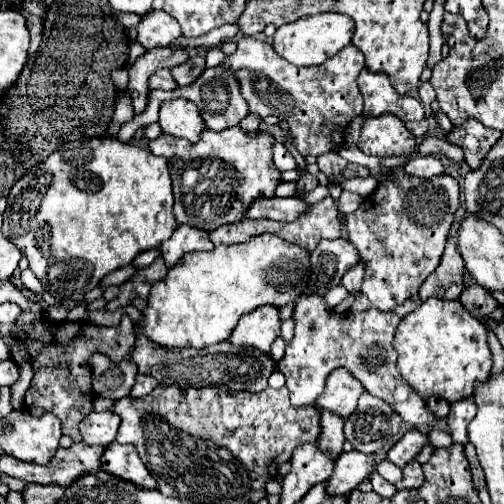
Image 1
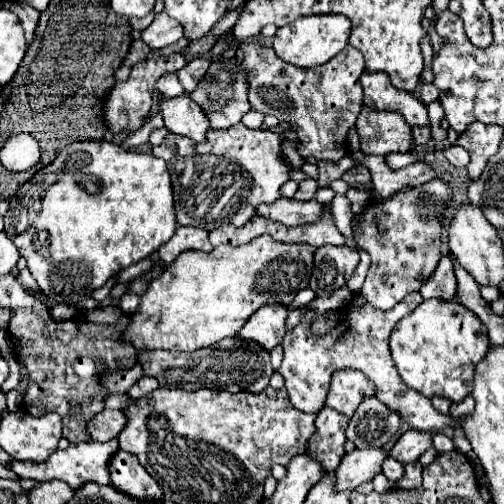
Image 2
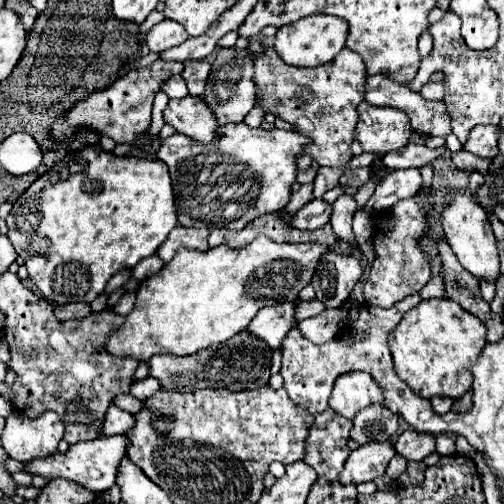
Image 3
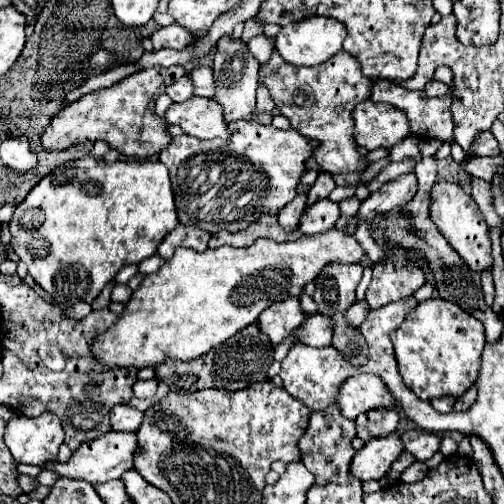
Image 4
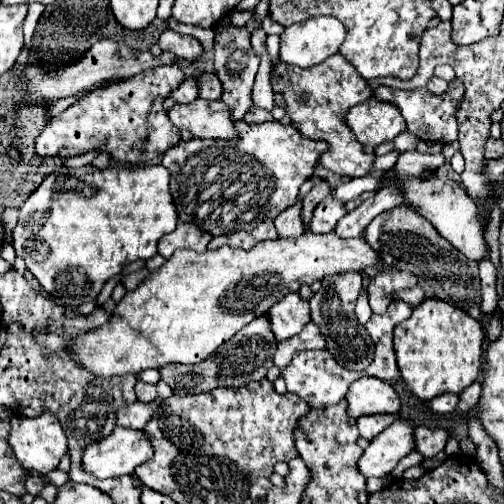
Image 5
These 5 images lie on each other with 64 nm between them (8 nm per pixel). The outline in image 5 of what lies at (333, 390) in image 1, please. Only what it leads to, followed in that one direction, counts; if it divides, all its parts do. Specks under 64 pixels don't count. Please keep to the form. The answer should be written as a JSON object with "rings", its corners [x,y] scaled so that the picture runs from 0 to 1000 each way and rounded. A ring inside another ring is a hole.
{"rings":[[[718,746],[714,754],[698,758],[687,782],[687,798],[690,798],[690,825],[698,829],[754,821],[754,817],[790,821],[794,813],[794,794],[786,774],[770,758],[738,746]]]}

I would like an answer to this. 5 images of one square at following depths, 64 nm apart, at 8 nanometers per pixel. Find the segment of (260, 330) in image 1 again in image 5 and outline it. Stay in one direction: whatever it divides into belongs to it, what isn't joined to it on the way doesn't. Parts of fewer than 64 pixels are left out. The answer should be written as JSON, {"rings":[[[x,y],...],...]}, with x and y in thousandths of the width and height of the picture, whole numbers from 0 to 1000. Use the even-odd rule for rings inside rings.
{"rings":[[[571,583],[528,619],[528,631],[548,679],[560,679],[603,651],[607,635],[615,631],[615,611],[611,599],[603,599],[591,583]]]}

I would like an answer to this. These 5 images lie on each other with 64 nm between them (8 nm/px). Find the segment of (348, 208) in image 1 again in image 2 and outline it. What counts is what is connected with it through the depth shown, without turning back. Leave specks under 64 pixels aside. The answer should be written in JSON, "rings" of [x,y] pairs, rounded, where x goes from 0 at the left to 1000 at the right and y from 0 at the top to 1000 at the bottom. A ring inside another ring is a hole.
{"rings":[[[694,373],[694,377],[687,381],[687,393],[694,397],[694,413],[698,413],[702,425],[714,425],[714,421],[726,413],[726,405],[734,401],[734,385],[730,385],[730,381],[702,377],[702,373]]]}

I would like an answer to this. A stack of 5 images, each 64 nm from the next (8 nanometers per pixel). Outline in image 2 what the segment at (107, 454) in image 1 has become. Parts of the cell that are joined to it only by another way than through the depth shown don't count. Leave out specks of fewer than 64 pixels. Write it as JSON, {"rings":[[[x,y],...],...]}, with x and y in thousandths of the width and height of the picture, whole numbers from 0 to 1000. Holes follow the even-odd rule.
{"rings":[[[230,893],[214,921],[214,933],[218,933],[222,960],[242,976],[274,992],[321,988],[313,956],[302,944],[294,944],[294,937],[282,929],[282,921],[270,913],[262,897]]]}

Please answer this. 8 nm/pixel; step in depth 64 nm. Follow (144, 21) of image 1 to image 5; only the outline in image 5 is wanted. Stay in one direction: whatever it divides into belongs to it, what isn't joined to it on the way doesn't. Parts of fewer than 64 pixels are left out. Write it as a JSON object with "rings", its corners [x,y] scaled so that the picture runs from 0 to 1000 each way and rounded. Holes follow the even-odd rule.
{"rings":[[[325,60],[313,75],[313,91],[317,95],[337,95],[337,103],[345,103],[349,111],[373,119],[373,123],[385,123],[397,115],[401,107],[401,91],[389,75],[381,71],[365,71],[365,67],[353,67],[345,60]]]}

